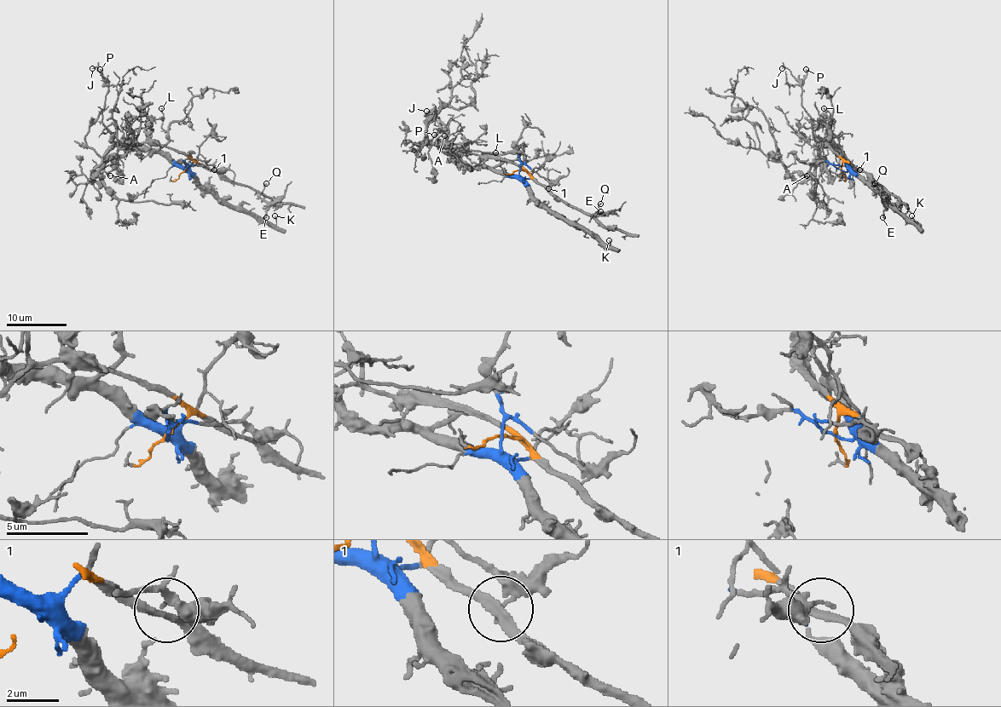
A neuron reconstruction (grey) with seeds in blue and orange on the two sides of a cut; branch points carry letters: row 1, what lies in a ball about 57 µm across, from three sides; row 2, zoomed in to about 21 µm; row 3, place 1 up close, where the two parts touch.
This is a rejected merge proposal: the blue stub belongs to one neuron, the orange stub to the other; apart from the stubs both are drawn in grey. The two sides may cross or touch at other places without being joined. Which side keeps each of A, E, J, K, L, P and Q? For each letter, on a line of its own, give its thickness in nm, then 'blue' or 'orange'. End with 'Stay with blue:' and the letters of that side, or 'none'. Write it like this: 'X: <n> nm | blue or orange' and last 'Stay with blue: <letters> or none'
A: 110 nm | blue
E: 200 nm | orange
J: 80 nm | blue
K: 110 nm | blue
L: 130 nm | blue
P: 190 nm | blue
Q: 130 nm | orange
Stay with blue: A, J, K, L, P

